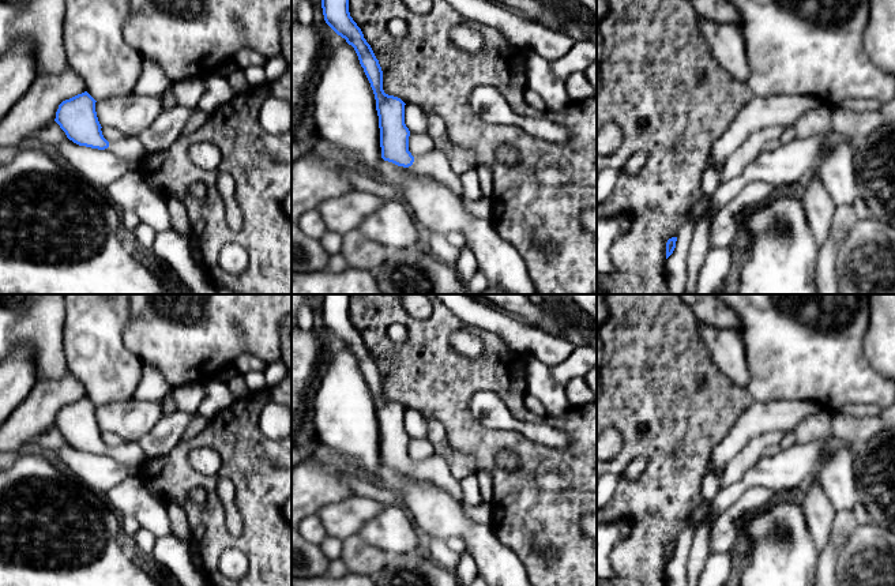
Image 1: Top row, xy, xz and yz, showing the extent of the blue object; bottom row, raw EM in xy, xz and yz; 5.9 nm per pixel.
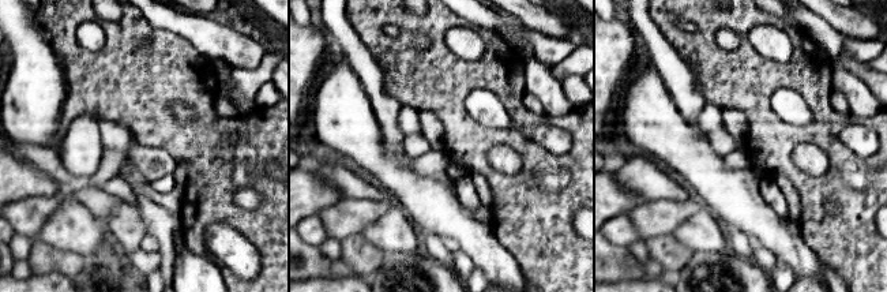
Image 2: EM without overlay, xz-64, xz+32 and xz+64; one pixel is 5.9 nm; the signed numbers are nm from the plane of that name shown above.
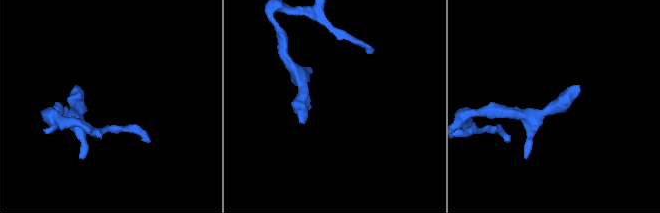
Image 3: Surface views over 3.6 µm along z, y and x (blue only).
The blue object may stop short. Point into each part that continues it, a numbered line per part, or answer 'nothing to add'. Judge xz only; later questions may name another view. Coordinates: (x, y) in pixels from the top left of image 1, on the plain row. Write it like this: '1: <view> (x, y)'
1: xz (435, 468)

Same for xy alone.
1: xy (130, 454)

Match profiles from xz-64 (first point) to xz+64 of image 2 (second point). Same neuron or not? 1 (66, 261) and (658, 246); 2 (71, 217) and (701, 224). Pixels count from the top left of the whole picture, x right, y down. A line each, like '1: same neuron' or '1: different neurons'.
1: same neuron
2: same neuron

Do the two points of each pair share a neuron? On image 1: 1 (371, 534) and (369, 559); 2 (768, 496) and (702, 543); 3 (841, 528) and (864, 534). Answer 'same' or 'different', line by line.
1: different
2: different
3: different

